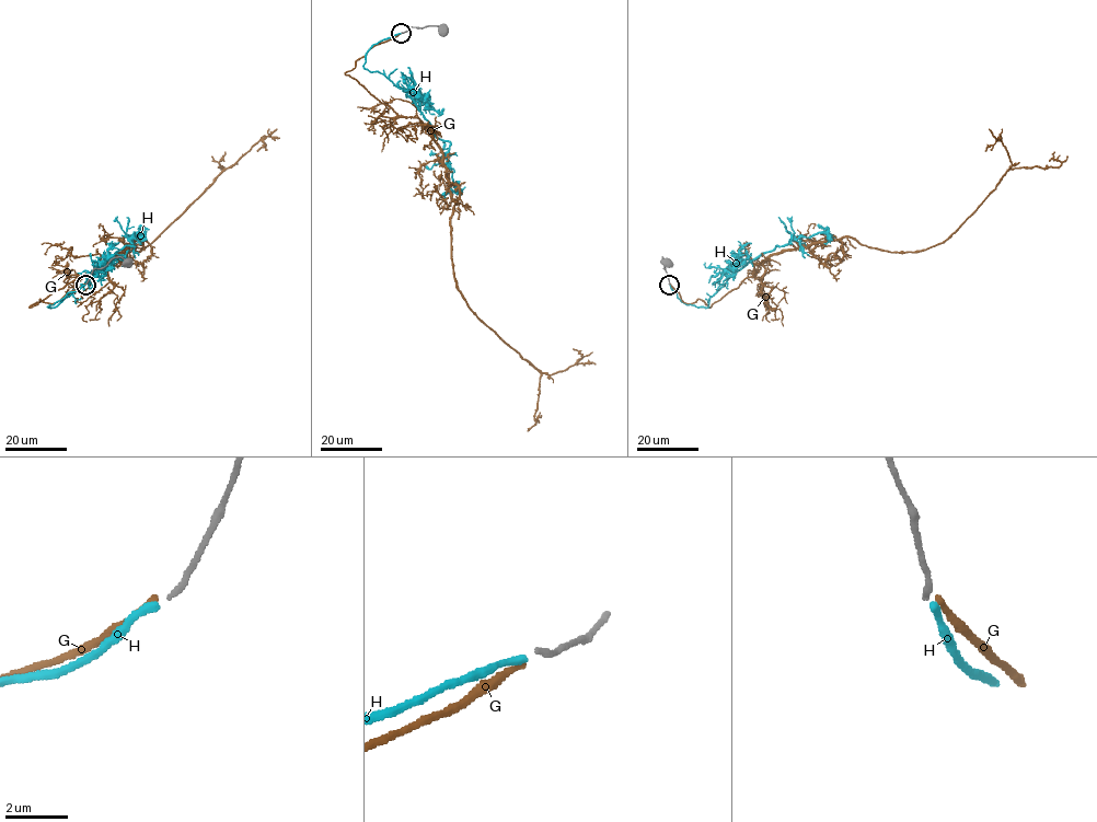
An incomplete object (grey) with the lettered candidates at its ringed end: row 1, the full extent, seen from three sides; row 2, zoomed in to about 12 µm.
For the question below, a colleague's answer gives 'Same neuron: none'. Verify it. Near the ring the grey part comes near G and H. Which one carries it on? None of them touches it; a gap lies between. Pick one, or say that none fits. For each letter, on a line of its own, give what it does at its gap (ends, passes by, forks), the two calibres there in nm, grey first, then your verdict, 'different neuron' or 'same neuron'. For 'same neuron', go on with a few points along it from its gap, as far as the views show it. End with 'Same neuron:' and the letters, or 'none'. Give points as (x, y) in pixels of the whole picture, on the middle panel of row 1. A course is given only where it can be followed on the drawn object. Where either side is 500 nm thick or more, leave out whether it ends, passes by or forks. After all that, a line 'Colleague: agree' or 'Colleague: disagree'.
G: it ends there; 190 nm thick on the grey side, 190 nm on the other; different neuron
H: it ends there; 190 nm thick on the grey side, 240 nm on the other; different neuron
Same neuron: none
Colleague: agree

